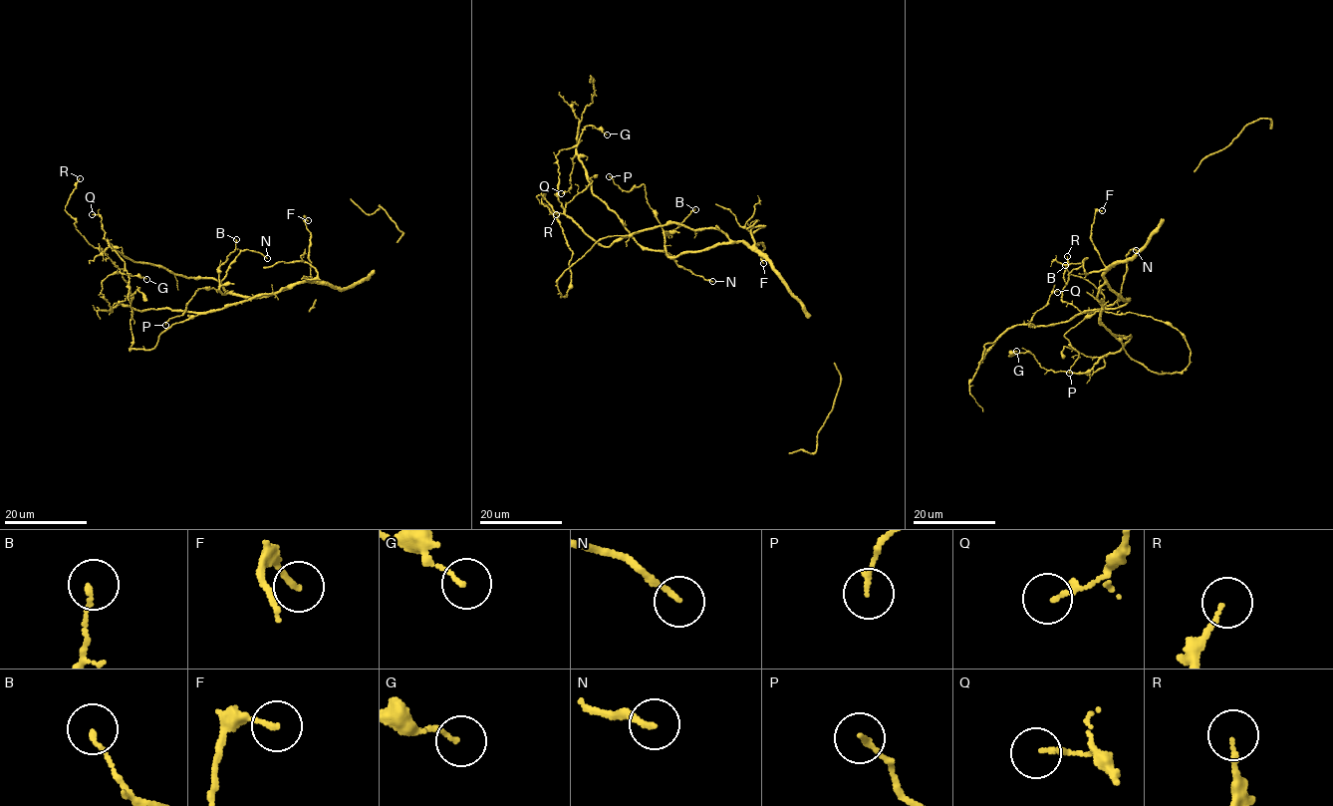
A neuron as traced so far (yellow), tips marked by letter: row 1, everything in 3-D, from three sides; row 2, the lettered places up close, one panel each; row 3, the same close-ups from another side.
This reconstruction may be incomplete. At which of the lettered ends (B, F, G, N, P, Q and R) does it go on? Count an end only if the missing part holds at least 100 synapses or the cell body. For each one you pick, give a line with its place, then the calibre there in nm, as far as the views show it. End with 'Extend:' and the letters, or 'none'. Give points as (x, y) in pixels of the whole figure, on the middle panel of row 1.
Extend: none

